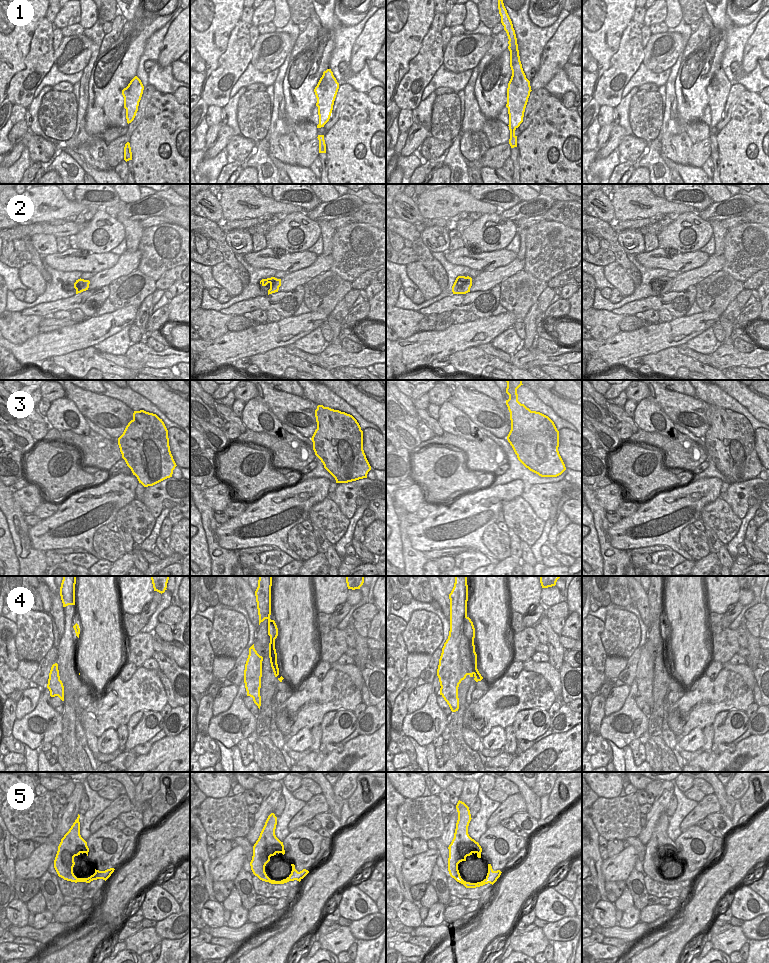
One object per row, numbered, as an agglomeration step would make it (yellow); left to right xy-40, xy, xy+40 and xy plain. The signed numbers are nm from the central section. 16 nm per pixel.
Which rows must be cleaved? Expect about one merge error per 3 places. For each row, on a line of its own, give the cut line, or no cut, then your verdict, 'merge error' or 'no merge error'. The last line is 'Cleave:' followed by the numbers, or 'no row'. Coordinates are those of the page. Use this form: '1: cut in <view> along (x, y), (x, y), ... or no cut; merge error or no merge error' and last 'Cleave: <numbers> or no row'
1: no cut; no merge error
2: no cut; no merge error
3: cut in xy along (313, 444), (315, 451); merge error
4: cut in xy+40 along (460, 602), (459, 653), (473, 673); merge error
5: no cut; no merge error
Cleave: 3, 4

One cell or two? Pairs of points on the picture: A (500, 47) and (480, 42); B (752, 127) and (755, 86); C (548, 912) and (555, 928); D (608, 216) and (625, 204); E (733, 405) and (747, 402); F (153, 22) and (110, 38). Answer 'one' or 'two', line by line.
A: two
B: two
C: two
D: two
E: two
F: two

